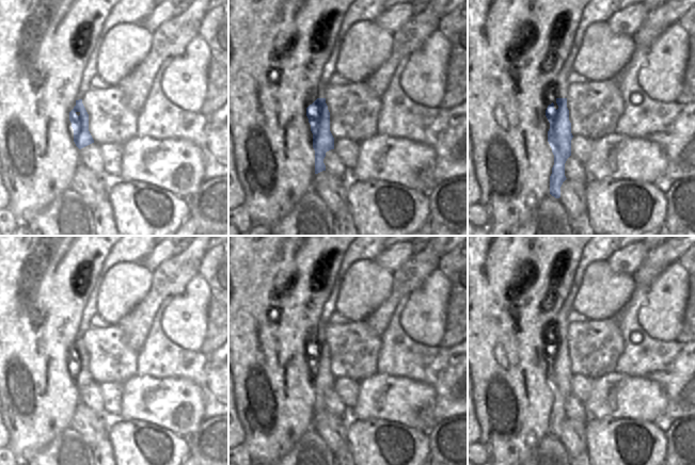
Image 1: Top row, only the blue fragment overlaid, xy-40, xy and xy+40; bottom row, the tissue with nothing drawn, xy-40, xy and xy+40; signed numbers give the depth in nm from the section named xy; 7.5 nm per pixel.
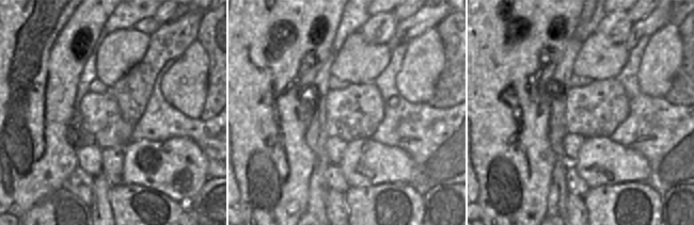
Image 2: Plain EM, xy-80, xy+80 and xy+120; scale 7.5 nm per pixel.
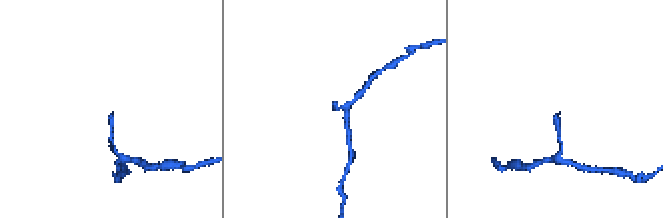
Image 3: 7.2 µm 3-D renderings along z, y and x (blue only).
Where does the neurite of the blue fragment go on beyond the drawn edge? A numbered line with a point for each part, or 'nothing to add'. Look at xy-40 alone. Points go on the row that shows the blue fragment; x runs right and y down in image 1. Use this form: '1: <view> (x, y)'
nothing to add

